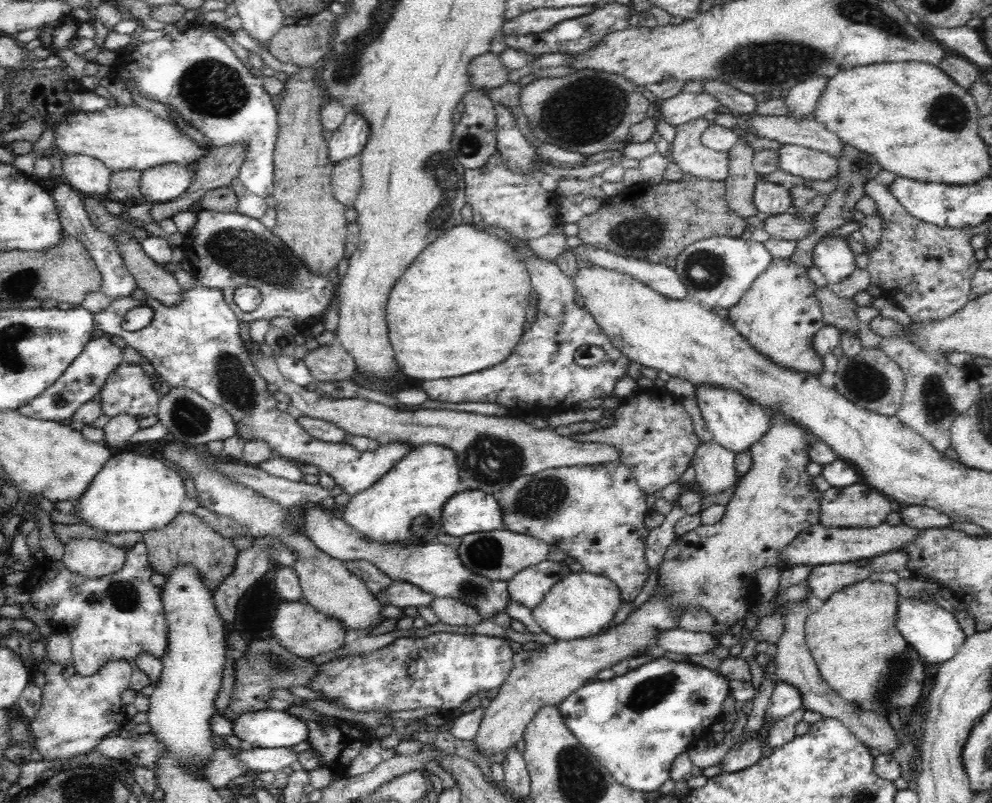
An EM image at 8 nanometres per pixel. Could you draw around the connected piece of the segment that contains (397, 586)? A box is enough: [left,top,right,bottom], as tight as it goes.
[375,582,434,609]

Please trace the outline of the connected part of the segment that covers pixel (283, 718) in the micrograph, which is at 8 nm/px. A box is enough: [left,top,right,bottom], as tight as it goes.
[232,710,309,747]

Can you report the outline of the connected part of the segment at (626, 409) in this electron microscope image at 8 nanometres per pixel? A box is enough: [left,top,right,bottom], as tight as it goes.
[570,391,700,495]

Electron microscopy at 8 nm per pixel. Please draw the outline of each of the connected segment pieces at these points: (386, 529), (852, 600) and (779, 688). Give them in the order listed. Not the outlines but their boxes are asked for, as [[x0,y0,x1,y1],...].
[[344,443,459,545],[806,579,924,714],[764,680,802,722]]

